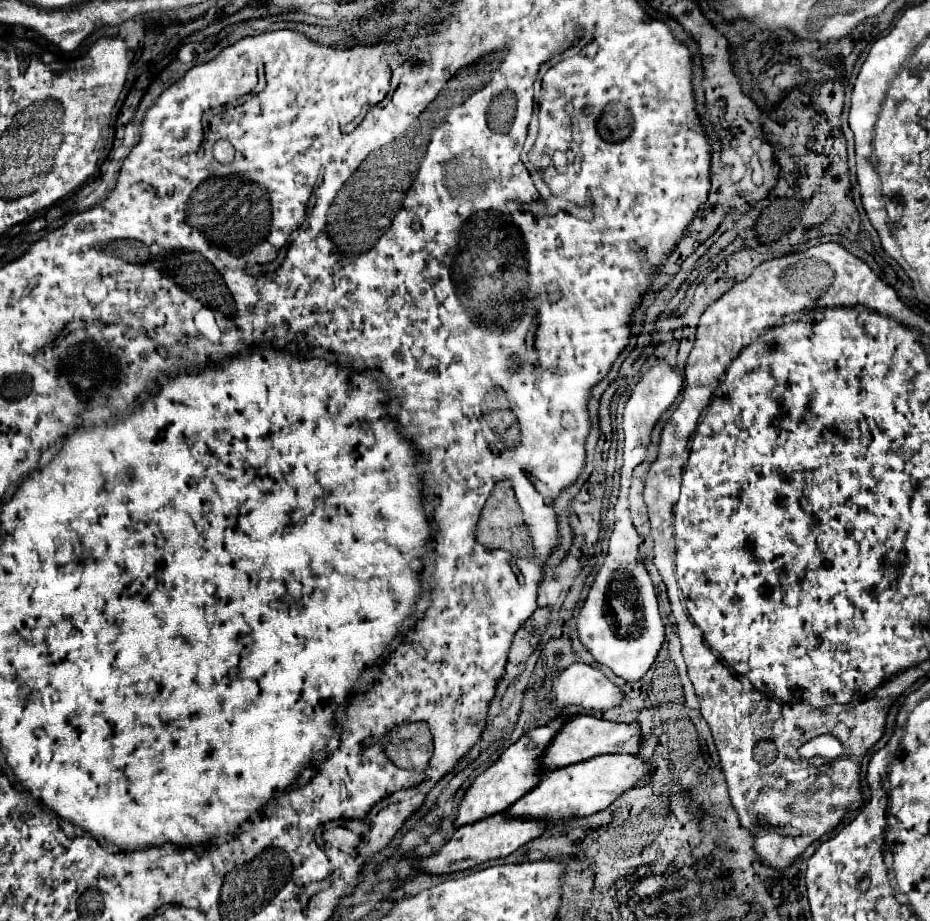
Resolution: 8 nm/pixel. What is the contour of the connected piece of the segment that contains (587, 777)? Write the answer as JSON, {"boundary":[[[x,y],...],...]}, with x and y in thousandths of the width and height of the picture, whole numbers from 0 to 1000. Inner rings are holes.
{"boundary":[[[648,820],[638,822],[633,826],[625,826],[623,831],[597,835],[588,839],[582,850],[552,872],[545,883],[552,887],[571,887],[586,889],[590,894],[601,894],[614,887],[629,887],[648,881],[655,876],[666,863],[685,852],[696,852],[700,846],[700,828],[691,826],[683,820]]]}

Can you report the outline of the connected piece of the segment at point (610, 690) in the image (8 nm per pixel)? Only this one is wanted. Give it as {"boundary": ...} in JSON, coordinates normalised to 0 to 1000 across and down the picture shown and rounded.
{"boundary":[[[616,720],[595,739],[597,768],[623,765],[629,770],[651,772],[670,761],[670,750],[657,742],[642,724]]]}

